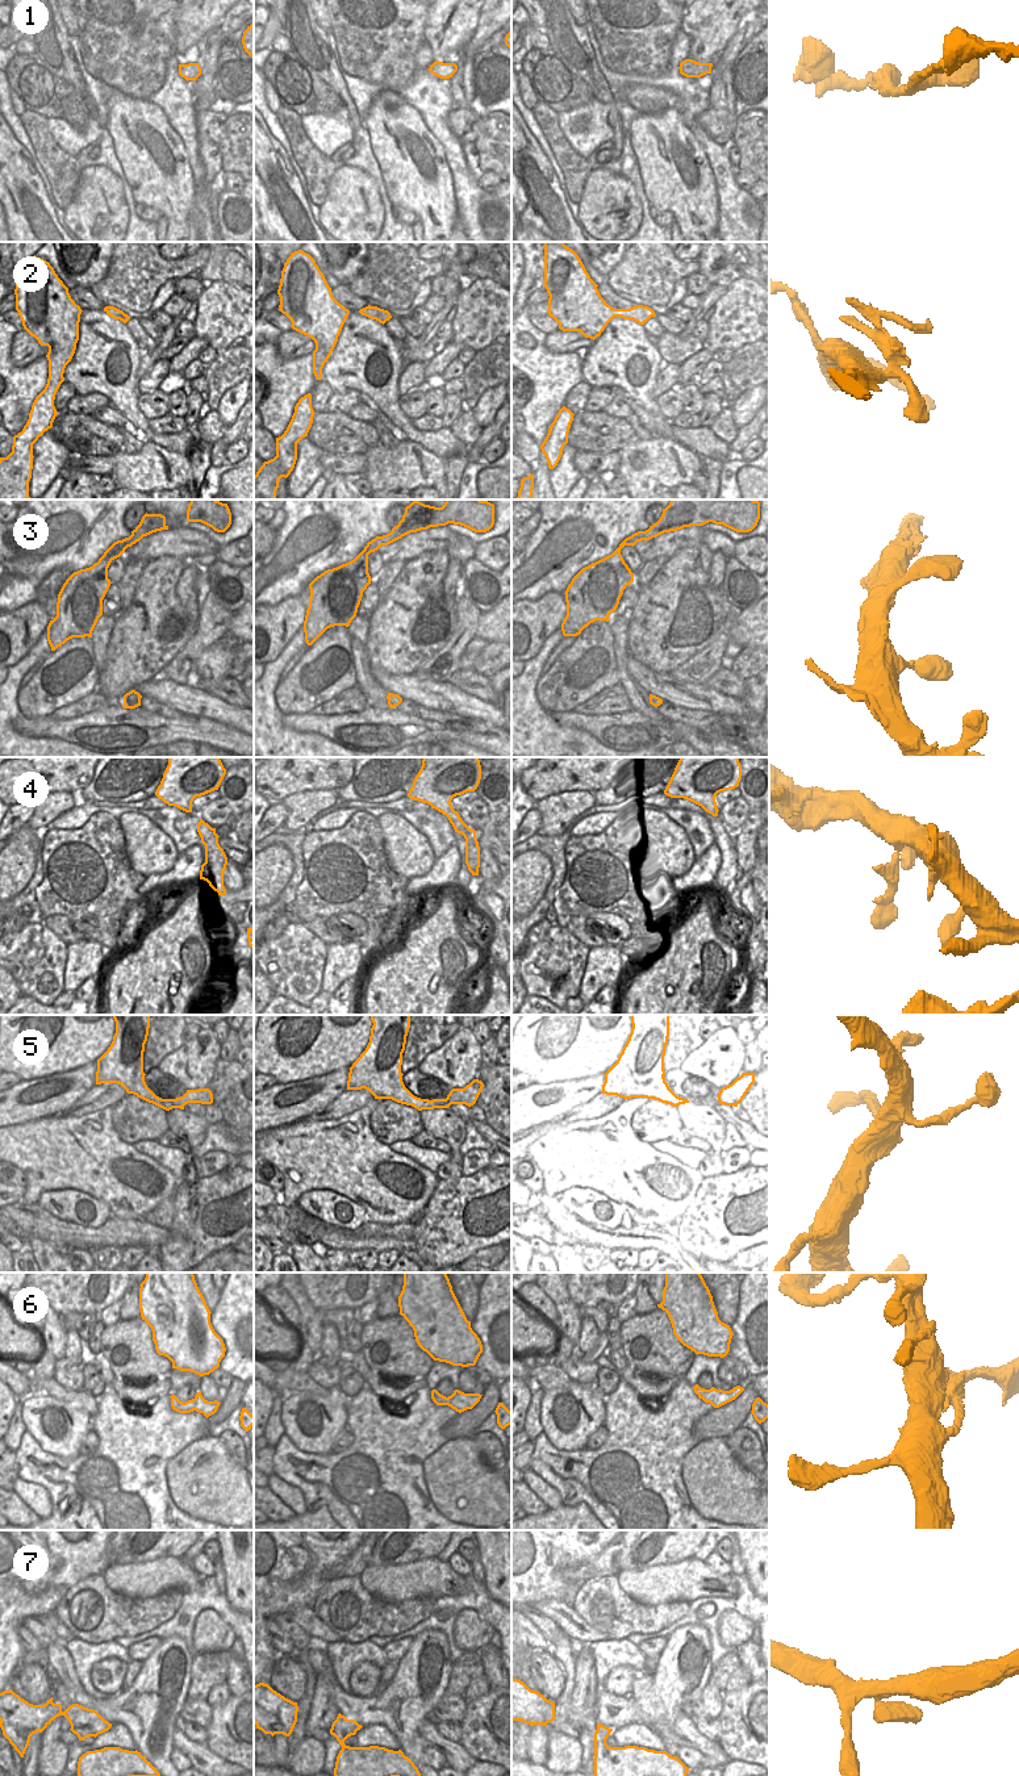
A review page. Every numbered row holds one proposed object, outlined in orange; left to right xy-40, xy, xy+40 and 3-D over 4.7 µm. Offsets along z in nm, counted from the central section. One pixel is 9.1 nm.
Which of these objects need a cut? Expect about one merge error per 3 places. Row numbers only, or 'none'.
none

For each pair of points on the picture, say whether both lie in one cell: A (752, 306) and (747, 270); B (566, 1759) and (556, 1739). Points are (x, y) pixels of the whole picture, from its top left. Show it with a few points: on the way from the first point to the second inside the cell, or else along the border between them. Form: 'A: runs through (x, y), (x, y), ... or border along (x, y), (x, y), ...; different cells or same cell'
A: border along (739, 274), (755, 281); different cells
B: runs through (564, 1754), (559, 1745); same cell

